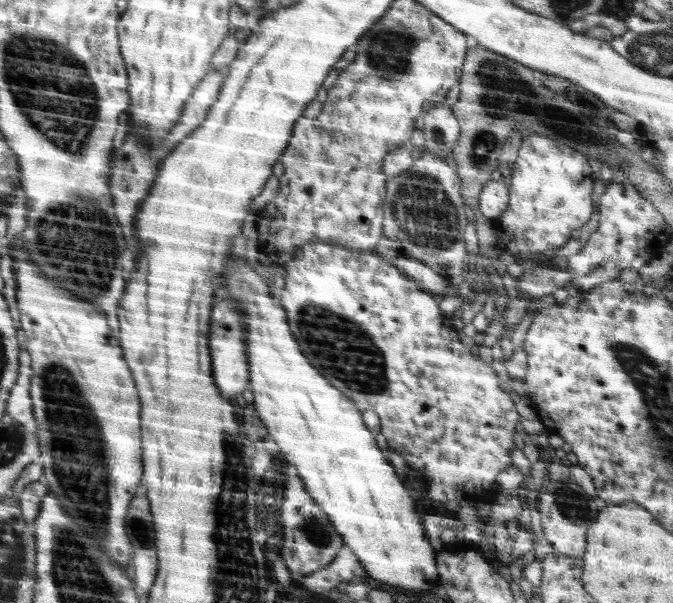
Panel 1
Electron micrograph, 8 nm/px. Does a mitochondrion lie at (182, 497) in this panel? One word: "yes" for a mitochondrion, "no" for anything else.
no

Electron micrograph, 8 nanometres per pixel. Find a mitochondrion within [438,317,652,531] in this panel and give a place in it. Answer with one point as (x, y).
(572, 505)

